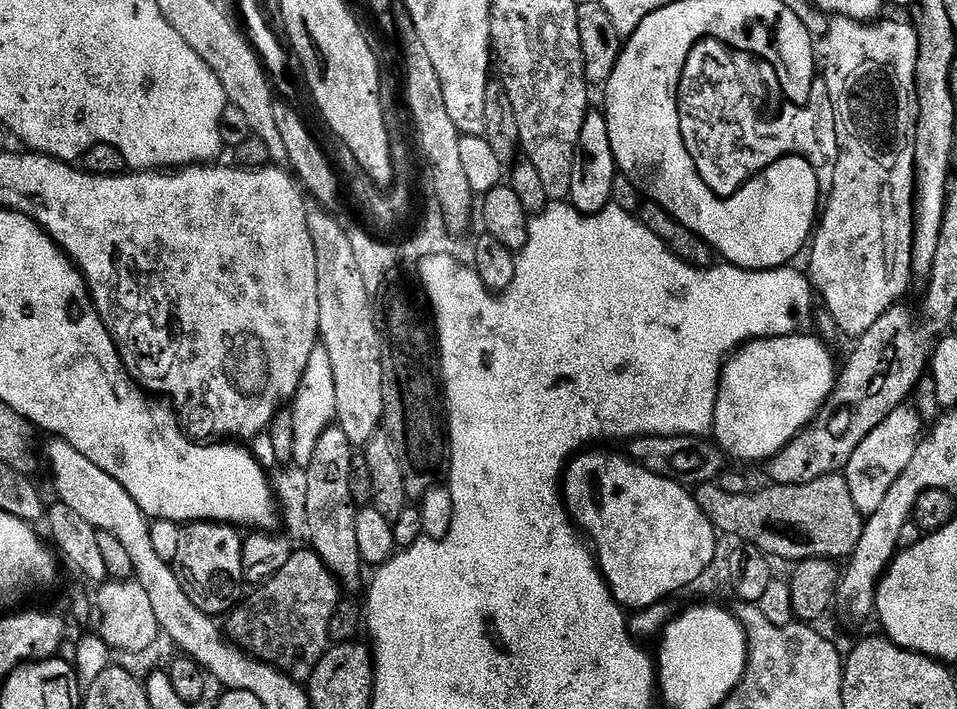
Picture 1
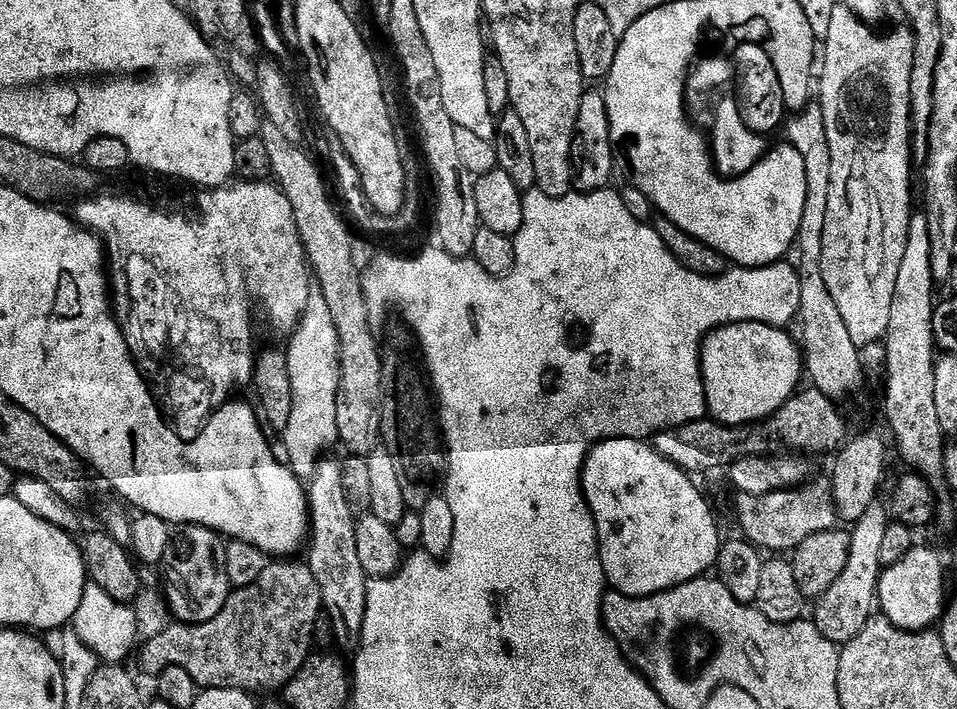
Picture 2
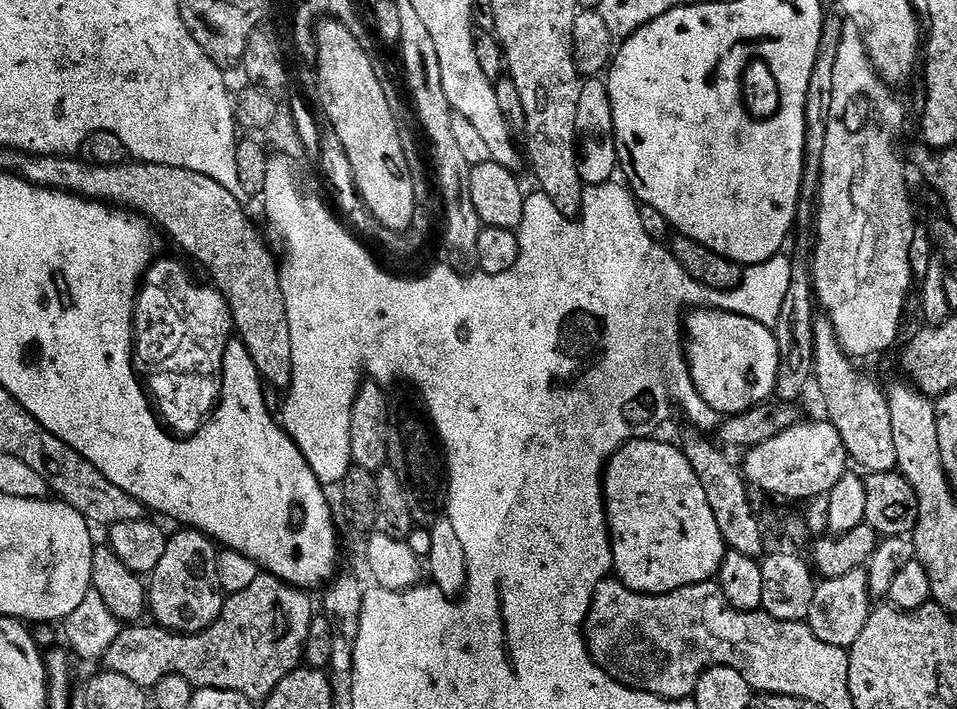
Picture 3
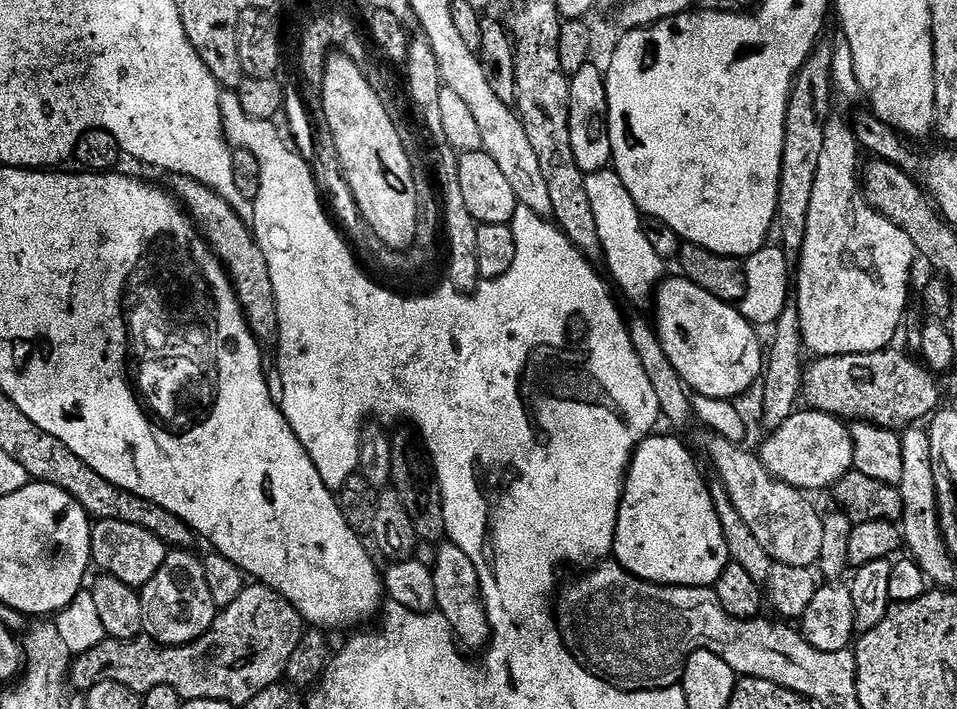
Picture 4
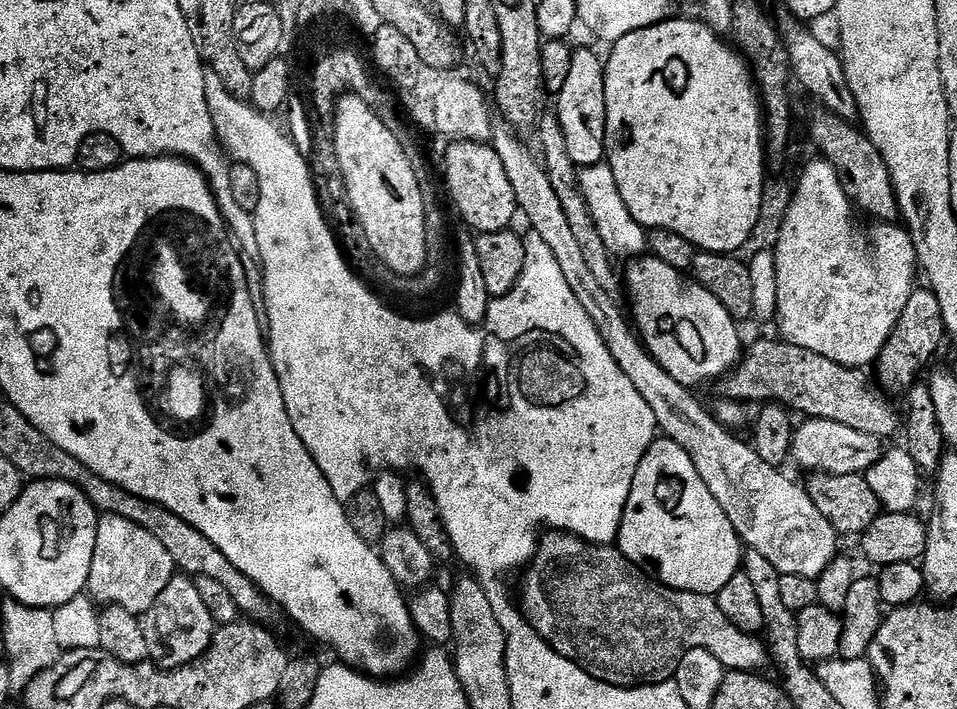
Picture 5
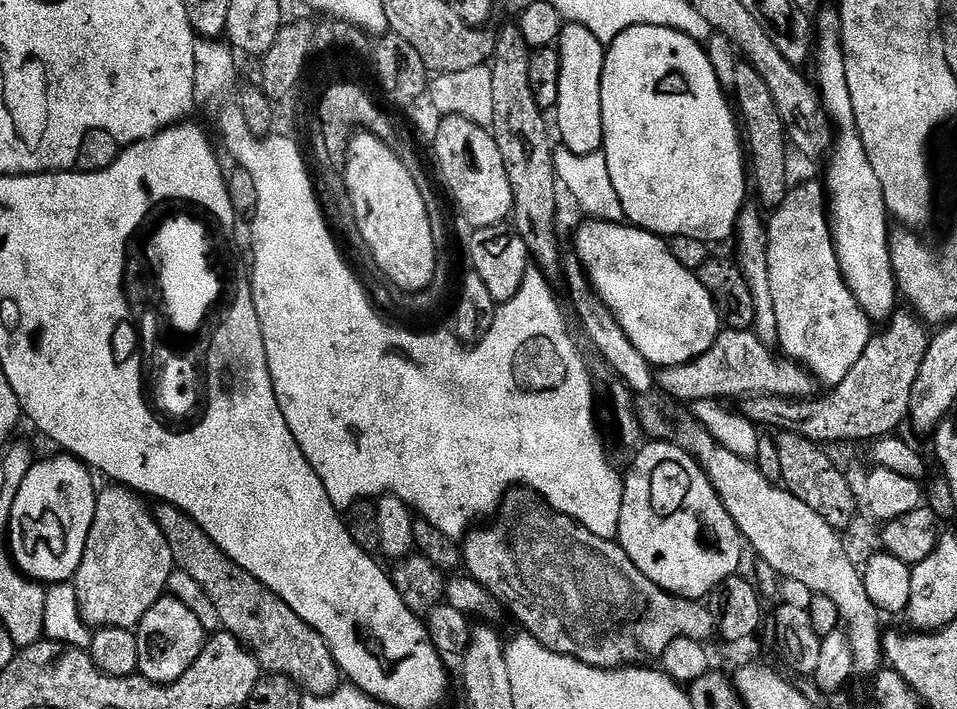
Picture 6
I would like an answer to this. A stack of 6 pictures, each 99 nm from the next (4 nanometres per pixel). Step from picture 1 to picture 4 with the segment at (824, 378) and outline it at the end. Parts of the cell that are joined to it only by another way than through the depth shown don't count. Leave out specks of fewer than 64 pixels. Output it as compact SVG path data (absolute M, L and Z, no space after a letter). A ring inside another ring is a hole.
M683 274L675 275L661 279L654 292L654 301L656 300L654 327L656 337L662 342L662 350L666 350L670 366L678 370L684 383L697 397L735 401L737 399L735 396L742 395L747 388L757 387L765 370L766 352L763 347L760 349L760 340L756 337L757 329L752 321L741 314L739 307L714 298L714 294L706 294L702 286L690 282Z

